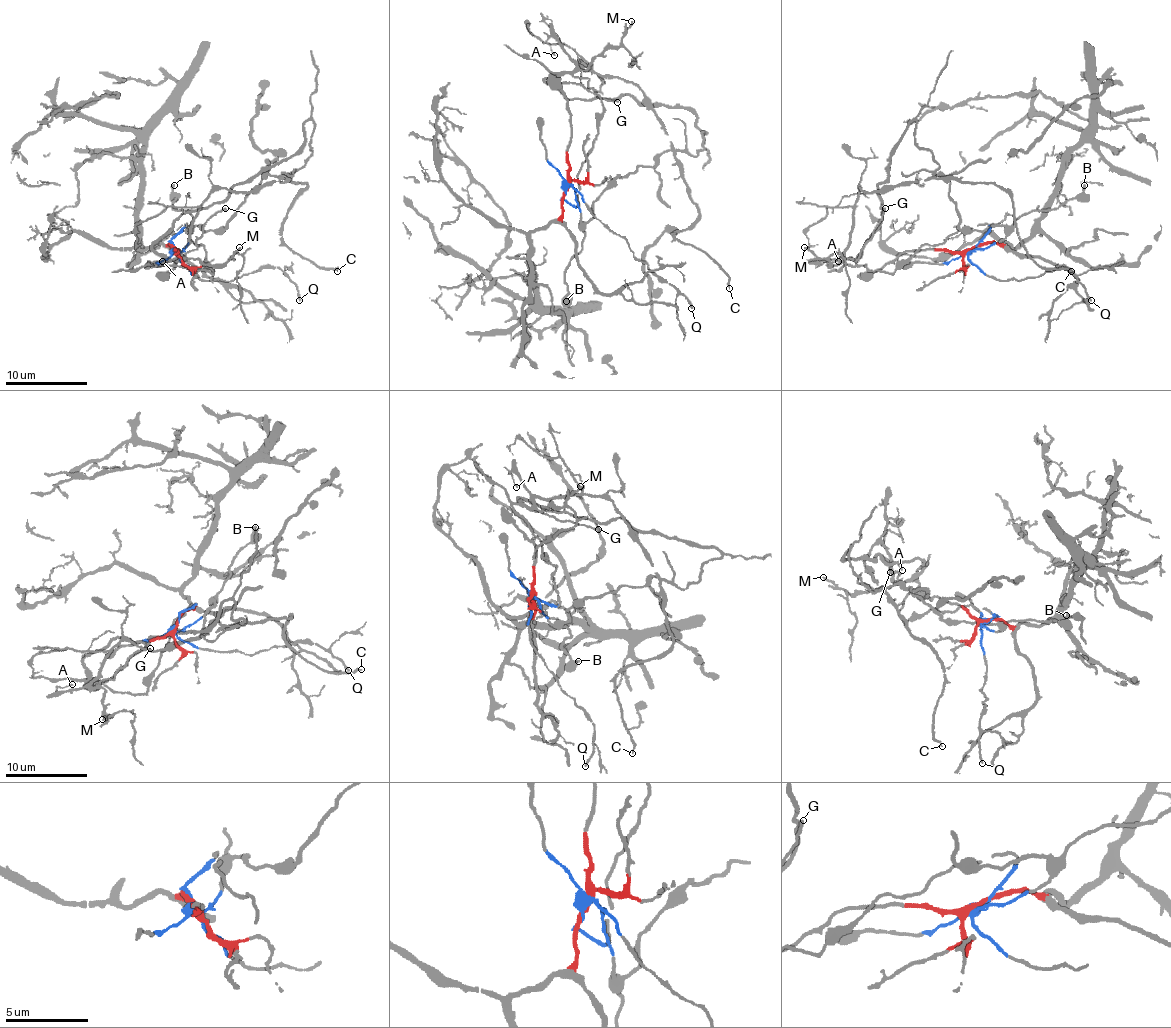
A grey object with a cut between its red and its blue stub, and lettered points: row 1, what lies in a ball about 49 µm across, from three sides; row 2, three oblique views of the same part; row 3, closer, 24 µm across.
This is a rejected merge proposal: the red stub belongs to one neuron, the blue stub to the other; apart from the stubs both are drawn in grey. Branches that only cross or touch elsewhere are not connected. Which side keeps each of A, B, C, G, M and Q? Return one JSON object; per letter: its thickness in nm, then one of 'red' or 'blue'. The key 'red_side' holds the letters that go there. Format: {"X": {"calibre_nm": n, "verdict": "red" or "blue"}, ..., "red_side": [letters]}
{"A": {"calibre_nm": 90, "verdict": "blue"}, "B": {"calibre_nm": 240, "verdict": "blue"}, "C": {"calibre_nm": 140, "verdict": "blue"}, "G": {"calibre_nm": 110, "verdict": "blue"}, "M": {"calibre_nm": 150, "verdict": "blue"}, "Q": {"calibre_nm": 180, "verdict": "blue"}, "red_side": []}

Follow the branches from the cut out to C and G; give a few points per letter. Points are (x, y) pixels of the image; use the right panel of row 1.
C: (970, 250), (996, 244), (1004, 227), (964, 229), (949, 180), (933, 174), (998, 185), (1037, 264), (1072, 270)
G: (970, 250), (1004, 227), (960, 225), (913, 119), (878, 185), (882, 223), (856, 260), (884, 207)

